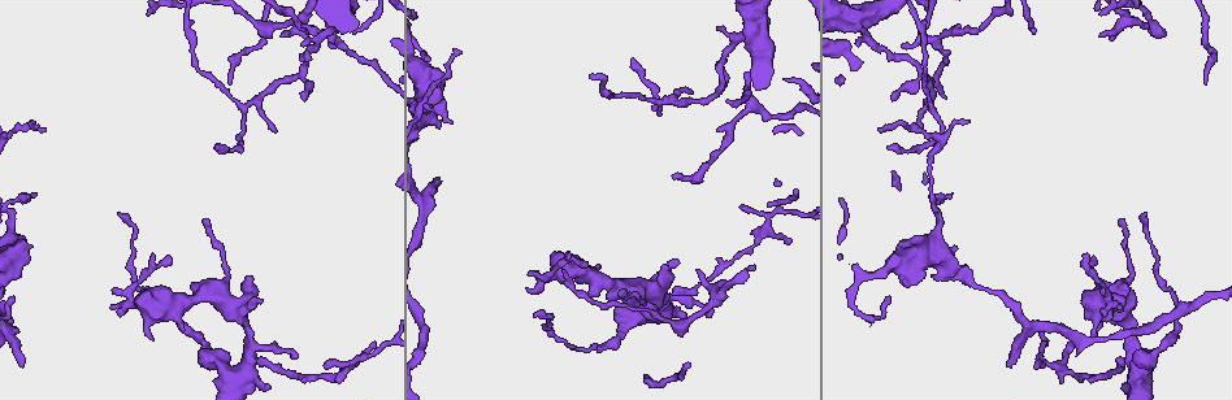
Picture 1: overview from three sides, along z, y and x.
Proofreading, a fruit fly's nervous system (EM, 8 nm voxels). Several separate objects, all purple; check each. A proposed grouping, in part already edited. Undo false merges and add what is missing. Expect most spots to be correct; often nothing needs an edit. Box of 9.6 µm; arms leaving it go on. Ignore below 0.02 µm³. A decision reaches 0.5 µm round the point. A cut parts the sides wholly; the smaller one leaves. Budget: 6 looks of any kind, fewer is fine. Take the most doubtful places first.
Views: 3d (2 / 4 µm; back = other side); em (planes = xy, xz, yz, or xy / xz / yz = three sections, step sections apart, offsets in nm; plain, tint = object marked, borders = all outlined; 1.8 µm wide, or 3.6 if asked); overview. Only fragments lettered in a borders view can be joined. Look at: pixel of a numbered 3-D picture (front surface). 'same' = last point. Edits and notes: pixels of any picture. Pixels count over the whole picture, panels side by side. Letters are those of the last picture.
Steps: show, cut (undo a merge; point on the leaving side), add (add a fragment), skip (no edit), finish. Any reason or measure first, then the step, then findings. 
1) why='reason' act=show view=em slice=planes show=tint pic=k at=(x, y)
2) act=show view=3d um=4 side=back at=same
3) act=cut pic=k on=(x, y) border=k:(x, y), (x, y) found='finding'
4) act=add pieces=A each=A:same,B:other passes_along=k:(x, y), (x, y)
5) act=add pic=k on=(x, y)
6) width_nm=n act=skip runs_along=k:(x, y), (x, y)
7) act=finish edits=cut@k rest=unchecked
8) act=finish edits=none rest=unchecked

why='free end' act=show view=3d um=4 pic=1 at=(282, 33)

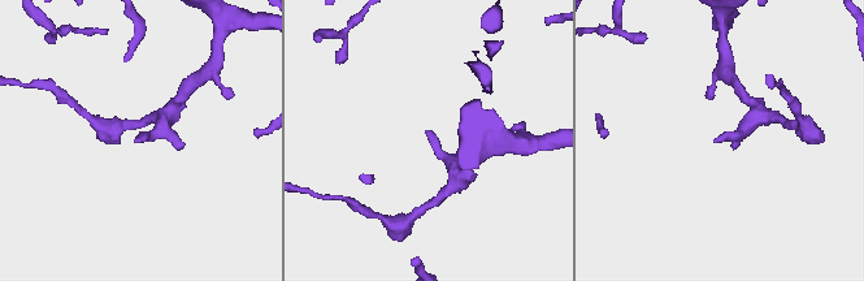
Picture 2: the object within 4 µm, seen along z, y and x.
act=show view=em slice=planes show=borders pic=2 at=(429, 132)

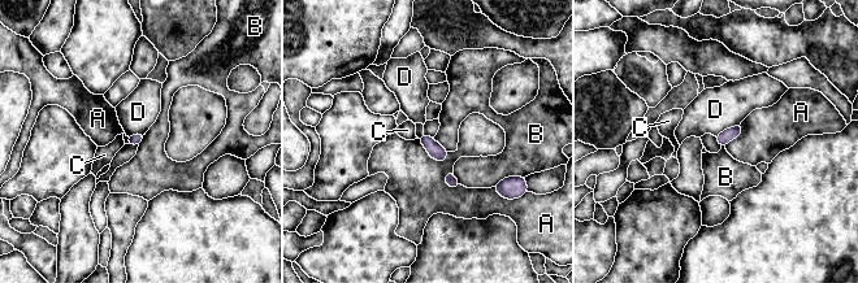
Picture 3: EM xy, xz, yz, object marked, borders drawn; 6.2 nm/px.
act=skip each=A:other,B:other,C:other,D:other found='no lettered fragment goes on from it'

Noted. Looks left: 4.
act=show view=3d um=4 pic=1 at=(933, 280)

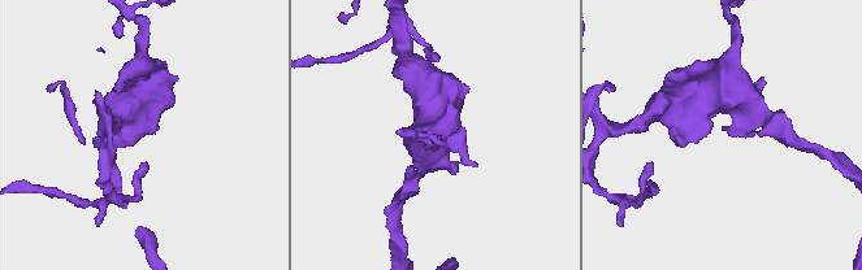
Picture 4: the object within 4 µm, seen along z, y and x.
why='shape alone is not enough' act=show view=em um=3.6 slice=planes show=borders pic=4 at=(728, 131)

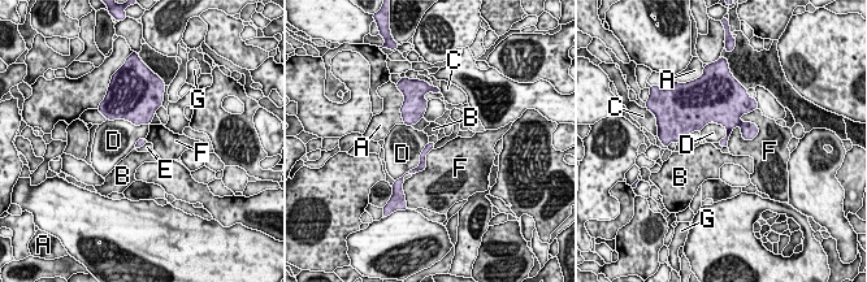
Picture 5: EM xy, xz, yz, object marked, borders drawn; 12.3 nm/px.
act=skip each=A:other,B:other,C:other,D:other,E:other,F:other,G:other border=5:(147, 142), (137, 150) found='none of them fits'

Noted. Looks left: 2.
why='three arms meet' act=show view=3d um=2 pic=1 at=(339, 40)

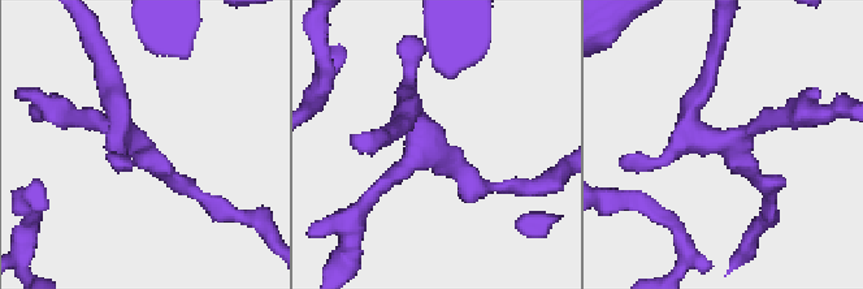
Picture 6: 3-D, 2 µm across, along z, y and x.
why='shape alone is not enough' act=show view=em slice=planes show=borders pic=6 at=(139, 145)

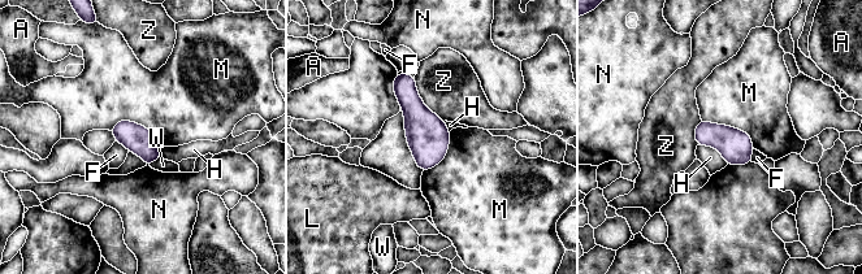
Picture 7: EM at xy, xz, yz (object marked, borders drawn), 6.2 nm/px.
longest_contact=M:360nm act=skip each=A:other,F:other,H:other,L:other,M:other,N:other,W:other,Z:other border=7:(702, 120), (745, 131), (753, 147) found='all the same neuron'

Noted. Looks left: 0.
act=finish edits=none rest=unchecked

